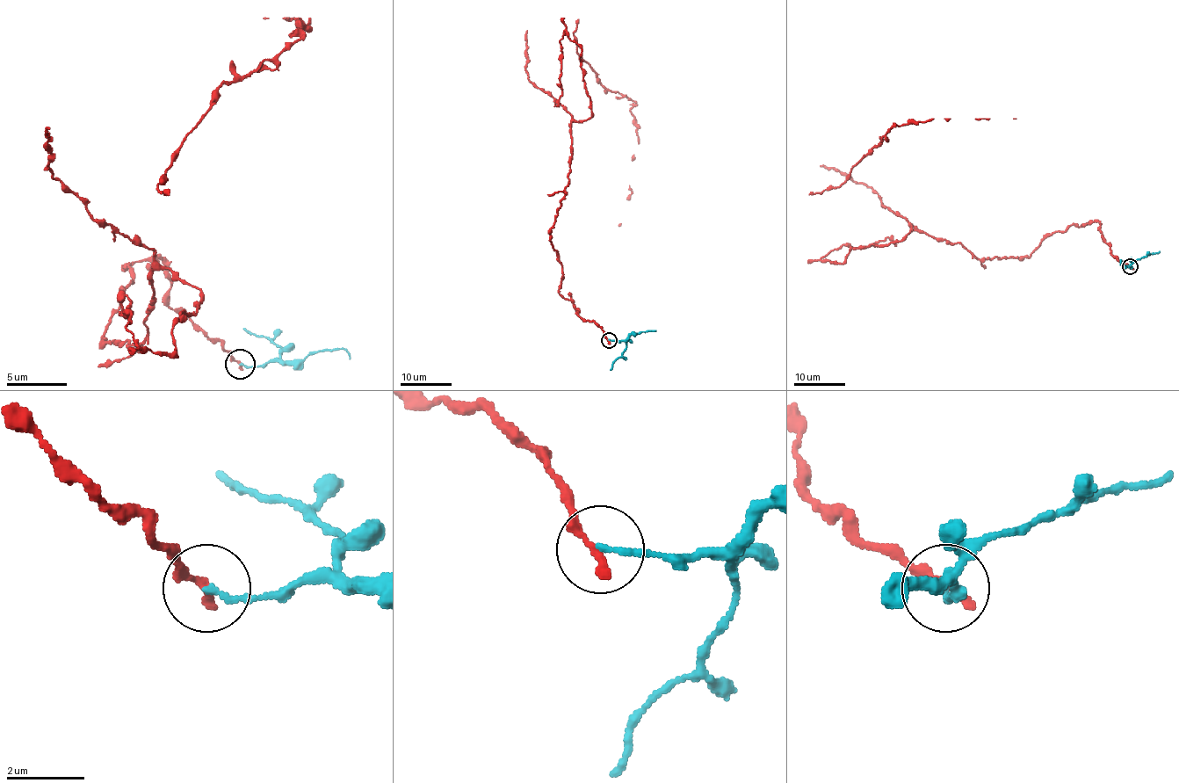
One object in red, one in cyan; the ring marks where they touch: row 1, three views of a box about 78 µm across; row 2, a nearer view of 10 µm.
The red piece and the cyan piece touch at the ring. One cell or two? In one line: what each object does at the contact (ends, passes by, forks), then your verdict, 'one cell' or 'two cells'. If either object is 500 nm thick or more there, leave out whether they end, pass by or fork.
red ends; cyan ends; two cells

